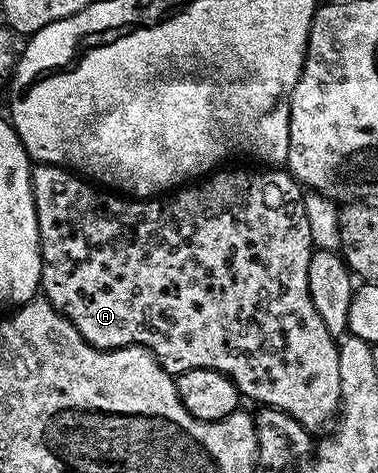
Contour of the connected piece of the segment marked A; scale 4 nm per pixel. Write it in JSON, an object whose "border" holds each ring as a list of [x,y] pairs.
{"border":[[[36,164],[31,170],[31,190],[33,191],[33,203],[35,204],[37,227],[39,228],[39,250],[41,251],[41,259],[43,260],[41,279],[39,280],[42,296],[46,297],[47,302],[49,302],[58,313],[65,315],[65,319],[69,319],[69,323],[73,323],[73,327],[77,327],[77,331],[81,331],[83,338],[93,347],[97,347],[98,349],[123,349],[126,345],[141,345],[158,359],[159,366],[164,371],[172,375],[178,375],[185,371],[193,371],[194,369],[221,371],[239,388],[240,394],[242,394],[246,400],[248,397],[251,401],[260,401],[258,403],[260,406],[285,411],[289,415],[293,415],[293,419],[300,421],[308,431],[323,429],[327,424],[330,426],[332,422],[336,420],[337,414],[341,409],[341,367],[339,366],[339,346],[337,344],[337,338],[331,334],[329,327],[325,327],[325,323],[321,323],[321,315],[317,315],[317,307],[313,307],[313,299],[309,299],[309,259],[313,252],[313,246],[310,237],[309,220],[305,213],[305,203],[303,202],[303,196],[305,194],[304,186],[300,185],[299,182],[291,176],[290,172],[283,167],[259,168],[260,170],[227,168],[228,167],[220,168],[218,171],[204,176],[198,183],[191,183],[186,187],[176,188],[170,195],[160,195],[154,199],[128,199],[126,196],[116,195],[114,192],[104,191],[102,188],[96,187],[90,180],[76,175],[70,169],[64,169],[62,165]]]}

